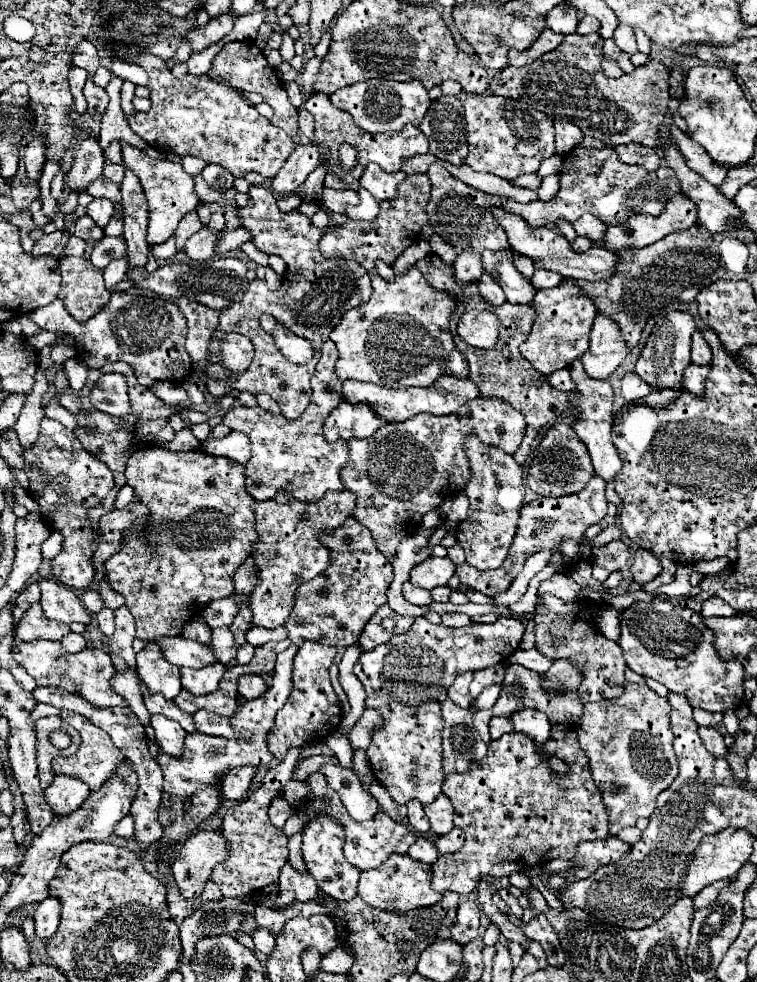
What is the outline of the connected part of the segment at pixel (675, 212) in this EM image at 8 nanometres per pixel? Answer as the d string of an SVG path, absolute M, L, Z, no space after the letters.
M681 192L679 196L667 200L659 216L631 216L625 226L609 226L601 244L611 250L621 250L629 246L643 248L671 232L691 228L697 222L695 214L695 204Z

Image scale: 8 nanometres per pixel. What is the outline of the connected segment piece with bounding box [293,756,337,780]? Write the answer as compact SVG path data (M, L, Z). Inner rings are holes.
M311 756L311 758L303 760L299 770L293 774L293 778L295 780L307 780L307 776L311 776L313 772L319 772L323 764L337 764L337 760L333 756Z

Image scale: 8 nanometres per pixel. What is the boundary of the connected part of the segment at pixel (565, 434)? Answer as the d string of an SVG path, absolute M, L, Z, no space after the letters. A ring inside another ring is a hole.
M553 424L533 452L533 460L527 470L527 486L539 496L567 496L583 490L593 476L593 464L587 446L577 438L569 424Z

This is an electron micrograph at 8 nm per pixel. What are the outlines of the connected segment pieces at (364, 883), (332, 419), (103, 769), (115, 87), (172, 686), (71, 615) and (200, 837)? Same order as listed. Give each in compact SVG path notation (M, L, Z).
M391 854L387 862L383 862L375 870L361 872L359 876L359 896L373 908L387 910L393 914L405 914L415 908L433 906L441 900L441 894L431 890L431 866L411 860L407 854Z
M341 402L323 424L323 438L327 442L351 440L351 438L369 438L385 420L379 418L367 404L347 404Z
M63 710L63 712L61 712L61 720L67 722L69 726L73 726L73 728L81 734L83 742L81 742L81 746L79 746L79 750L77 750L75 756L71 756L71 758L55 758L55 760L53 760L53 770L55 770L55 774L77 776L77 778L81 778L85 784L89 784L91 790L103 786L103 782L115 772L115 768L123 762L125 756L113 746L111 738L109 738L101 728L97 728L95 724L91 724L85 716L75 714L75 712L69 712L69 710Z
M113 78L109 82L109 86L105 88L111 102L101 118L101 132L99 132L99 146L105 150L113 140L125 141L128 144L138 147L140 150L145 150L149 145L137 136L128 125L128 122L123 116L123 110L119 106L119 90L121 90L123 80L121 78Z
M147 642L147 646L135 656L135 662L141 682L145 682L153 694L163 694L167 700L173 700L179 694L179 668L163 660L163 654L155 642Z
M39 580L41 586L41 606L51 620L71 624L79 622L83 626L91 624L87 608L81 604L81 598L67 586L55 580Z
M197 832L189 836L173 862L173 878L183 898L199 898L215 864L227 858L227 842L221 832Z

